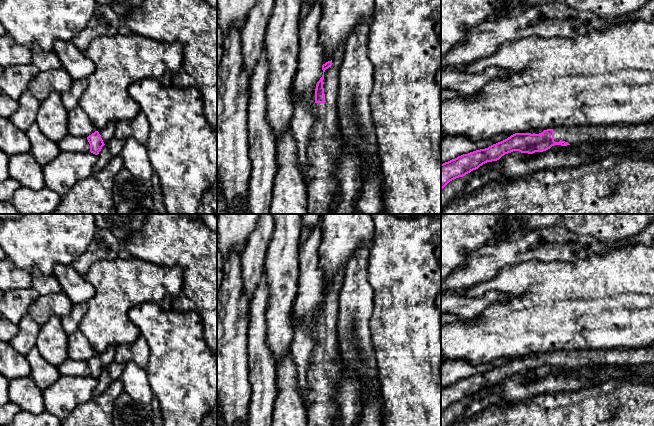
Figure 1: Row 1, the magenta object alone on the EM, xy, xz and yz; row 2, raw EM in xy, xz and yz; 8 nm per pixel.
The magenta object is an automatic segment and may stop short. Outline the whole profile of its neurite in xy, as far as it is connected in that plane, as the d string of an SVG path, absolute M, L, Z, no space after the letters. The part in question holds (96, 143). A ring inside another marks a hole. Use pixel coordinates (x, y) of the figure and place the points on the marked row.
M109 122L103 129L95 131L87 137L90 144L90 152L98 155L104 145L107 145L113 138L116 130L116 122Z

